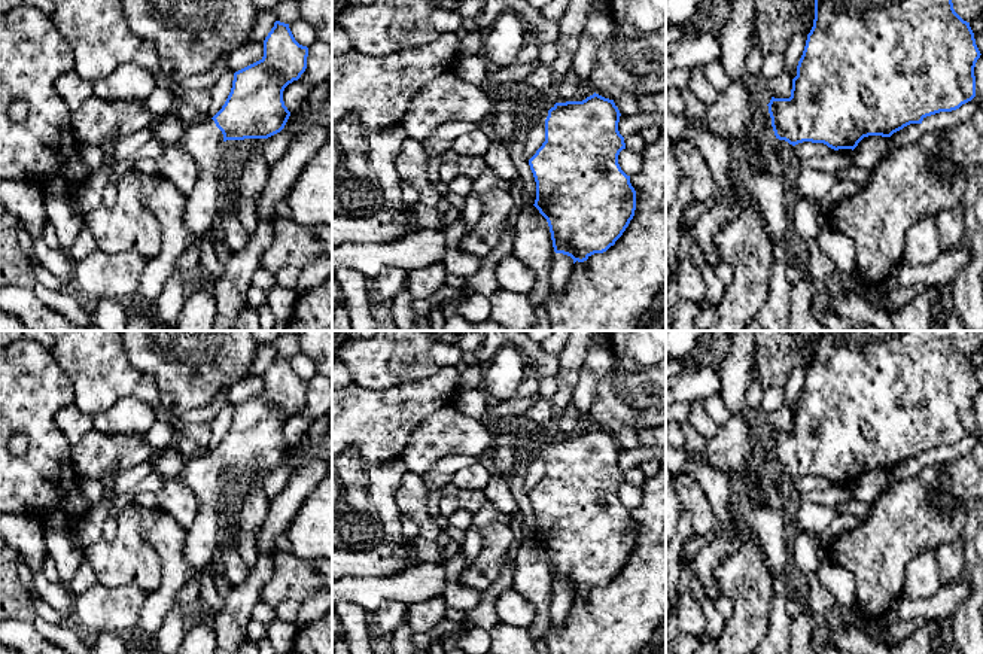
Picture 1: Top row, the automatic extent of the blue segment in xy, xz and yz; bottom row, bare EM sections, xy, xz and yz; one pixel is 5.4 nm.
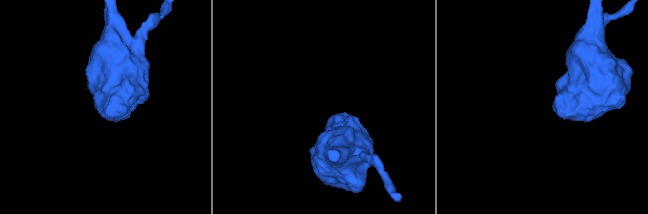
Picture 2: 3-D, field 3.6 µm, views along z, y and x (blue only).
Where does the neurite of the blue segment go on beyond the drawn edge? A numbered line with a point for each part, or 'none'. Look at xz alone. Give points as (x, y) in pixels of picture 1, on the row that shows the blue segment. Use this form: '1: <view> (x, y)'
1: xz (538, 115)

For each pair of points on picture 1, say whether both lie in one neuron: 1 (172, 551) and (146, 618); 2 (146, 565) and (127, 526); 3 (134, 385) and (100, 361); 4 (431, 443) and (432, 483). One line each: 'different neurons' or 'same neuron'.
1: same neuron
2: same neuron
3: same neuron
4: different neurons

